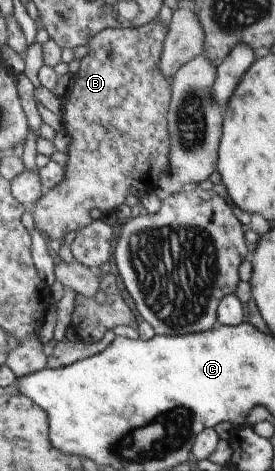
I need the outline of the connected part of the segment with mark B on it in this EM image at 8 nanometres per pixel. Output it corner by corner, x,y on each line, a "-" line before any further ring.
157,16
146,24
139,27
120,28
106,27
101,30
95,37
92,37
88,42
88,52
79,60
78,70
72,74
74,79
73,86
63,97
63,115
62,130
69,138
67,146
68,159
65,163
62,180
54,185
51,189
47,189
42,194
35,204
27,207
33,218
33,226
35,230
45,232
49,240
62,238
67,232
80,230
87,224
92,222
90,218
90,210
100,210
104,216
116,212
116,208
124,202
124,198
128,194
135,195
137,198
142,197
146,193
152,193
157,188
157,180
161,176
168,175
169,171
169,136
167,131
167,110
169,98
171,95
171,82
173,77
165,77
161,73
159,67
160,55
164,37
167,33
167,26
158,21

